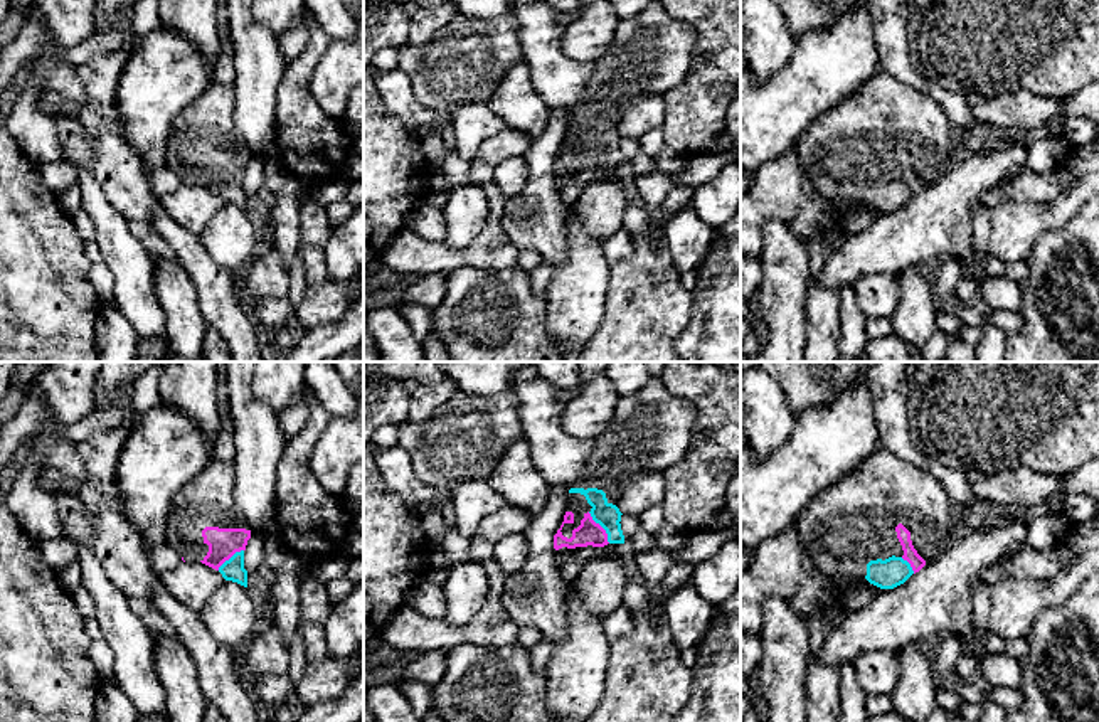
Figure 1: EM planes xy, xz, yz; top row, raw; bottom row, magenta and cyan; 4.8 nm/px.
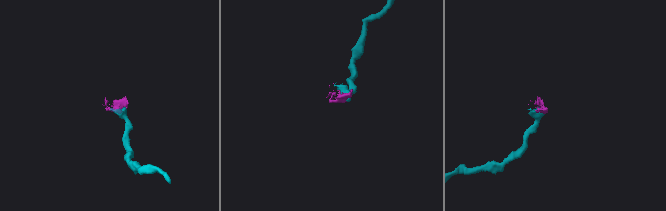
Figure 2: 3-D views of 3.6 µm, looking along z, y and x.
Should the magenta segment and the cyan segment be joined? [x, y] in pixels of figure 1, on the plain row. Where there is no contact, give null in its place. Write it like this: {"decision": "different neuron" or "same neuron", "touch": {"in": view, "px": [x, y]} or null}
{"decision": "same neuron", "touch": {"in": "xz", "px": [601, 150]}}

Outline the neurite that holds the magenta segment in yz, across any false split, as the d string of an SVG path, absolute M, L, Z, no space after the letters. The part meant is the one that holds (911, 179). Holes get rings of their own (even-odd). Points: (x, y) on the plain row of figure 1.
M885 71L823 113L794 148L815 194L865 200L880 212L904 207L963 157L958 130L946 111L932 98Z

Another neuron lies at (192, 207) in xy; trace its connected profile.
M182 185L178 190L160 197L162 209L194 236L204 232L224 204L219 194L202 185Z

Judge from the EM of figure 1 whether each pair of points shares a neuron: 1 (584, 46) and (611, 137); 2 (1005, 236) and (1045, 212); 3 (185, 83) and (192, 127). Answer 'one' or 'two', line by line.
1: two
2: one
3: two

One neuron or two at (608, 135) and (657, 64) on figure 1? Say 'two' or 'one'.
one

